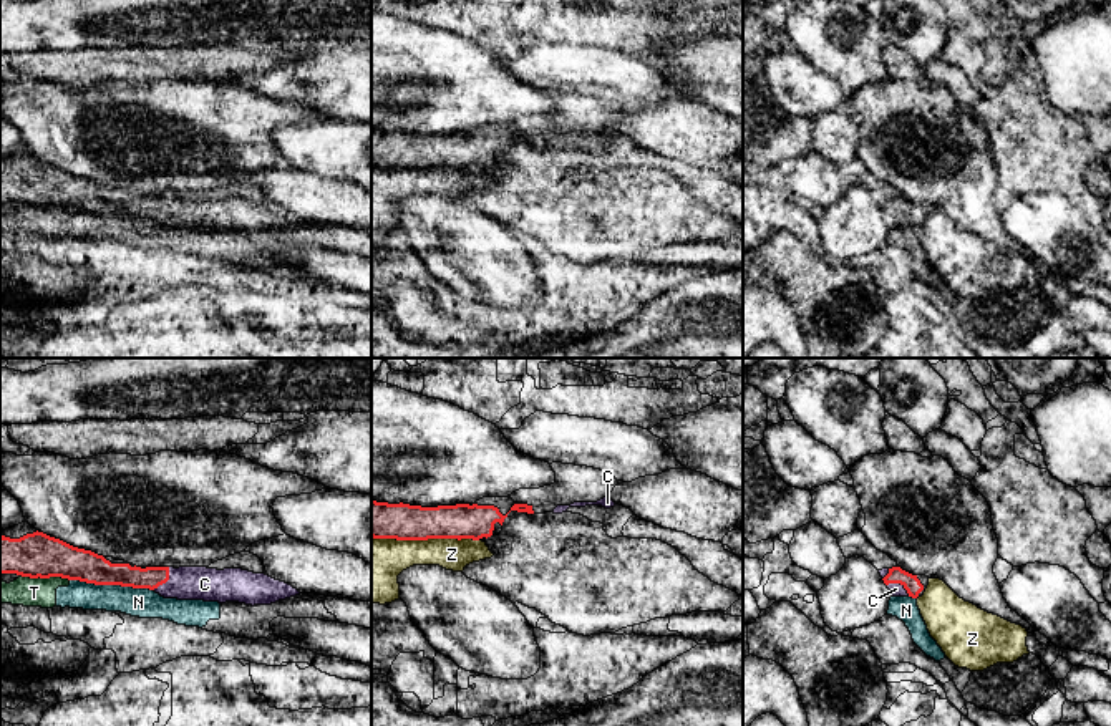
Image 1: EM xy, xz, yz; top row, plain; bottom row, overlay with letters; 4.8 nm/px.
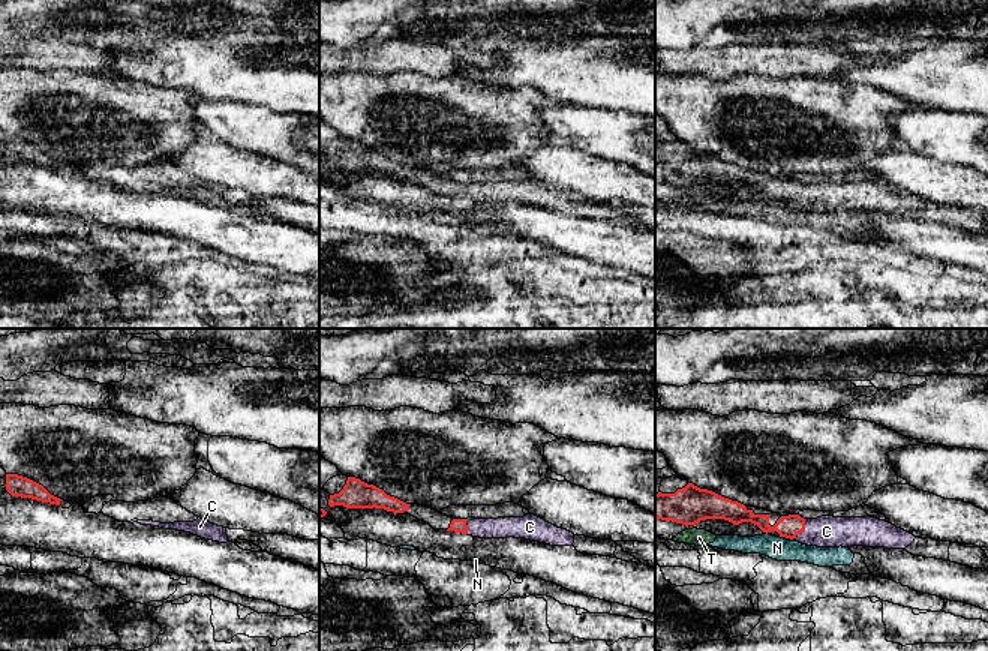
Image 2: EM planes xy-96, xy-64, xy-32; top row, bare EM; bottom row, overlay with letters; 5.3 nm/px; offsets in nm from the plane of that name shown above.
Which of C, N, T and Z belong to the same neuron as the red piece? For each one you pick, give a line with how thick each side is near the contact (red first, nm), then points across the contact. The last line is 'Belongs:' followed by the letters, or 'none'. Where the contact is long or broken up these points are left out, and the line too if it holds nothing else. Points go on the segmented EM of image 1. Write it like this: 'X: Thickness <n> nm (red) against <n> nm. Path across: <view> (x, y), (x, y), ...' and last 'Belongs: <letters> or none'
C: Thickness 110 nm (red) against 160 nm. Path across: xy (116, 574), (166, 580), (204, 584)
Belongs: C

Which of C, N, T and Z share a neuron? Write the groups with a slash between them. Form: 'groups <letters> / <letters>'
groups C / N T / Z

